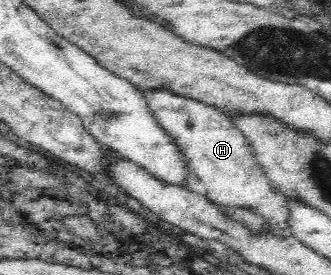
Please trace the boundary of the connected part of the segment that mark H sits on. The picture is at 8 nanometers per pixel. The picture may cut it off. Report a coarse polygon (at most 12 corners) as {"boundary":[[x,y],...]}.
{"boundary":[[167,88],[140,91],[208,200],[287,230],[224,112]]}

